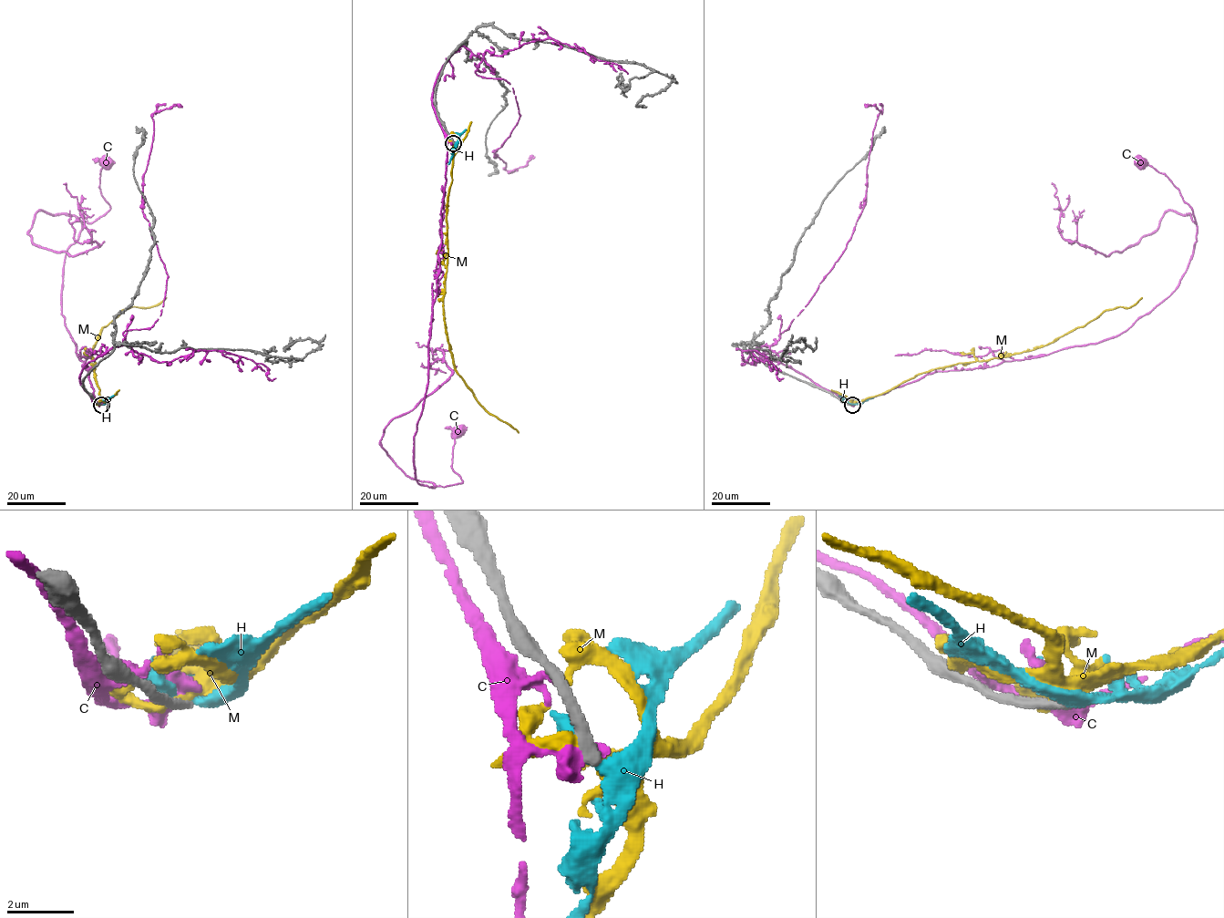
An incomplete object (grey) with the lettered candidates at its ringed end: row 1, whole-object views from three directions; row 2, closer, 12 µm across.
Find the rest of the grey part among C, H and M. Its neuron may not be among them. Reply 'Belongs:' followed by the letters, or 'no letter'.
Belongs: no letter

